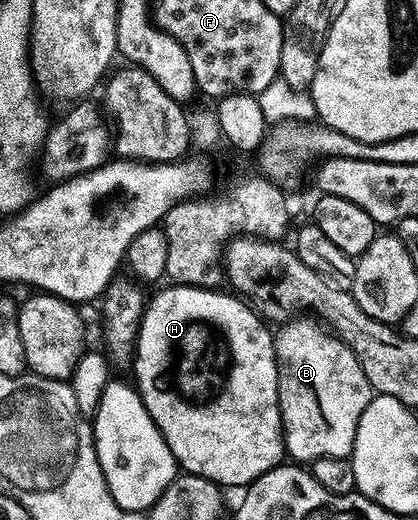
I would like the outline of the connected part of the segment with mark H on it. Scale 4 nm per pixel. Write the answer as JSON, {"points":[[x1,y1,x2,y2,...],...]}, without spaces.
{"points":[[166,285,162,292,154,300,145,304,142,321,138,325,134,351,134,379,136,390,152,421,160,429,168,449,172,449,175,464,183,472,191,475,199,475,210,479,223,489,239,487,245,489,259,479,264,473,268,473,274,467,279,466,284,459,284,440,282,437,282,414,278,404,278,358,274,348,273,330,269,331,267,324,261,315,254,310,249,302,243,301,237,294,225,295,222,289,209,287,183,287,181,285]]}

